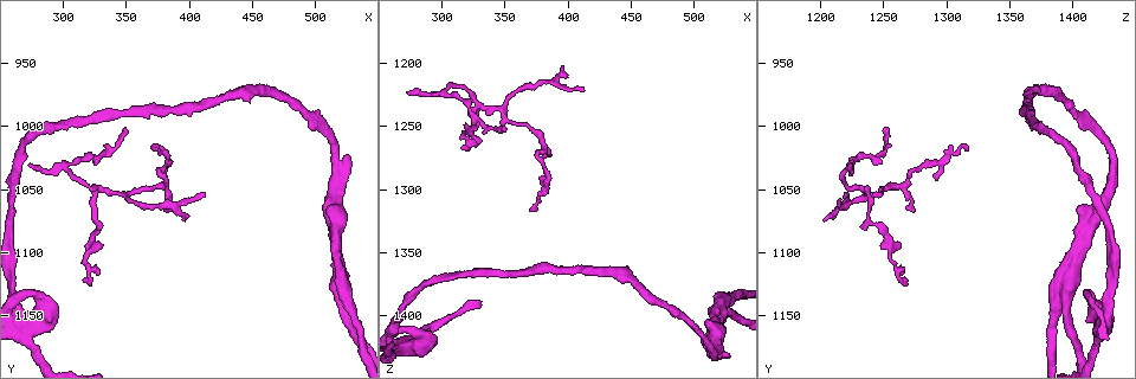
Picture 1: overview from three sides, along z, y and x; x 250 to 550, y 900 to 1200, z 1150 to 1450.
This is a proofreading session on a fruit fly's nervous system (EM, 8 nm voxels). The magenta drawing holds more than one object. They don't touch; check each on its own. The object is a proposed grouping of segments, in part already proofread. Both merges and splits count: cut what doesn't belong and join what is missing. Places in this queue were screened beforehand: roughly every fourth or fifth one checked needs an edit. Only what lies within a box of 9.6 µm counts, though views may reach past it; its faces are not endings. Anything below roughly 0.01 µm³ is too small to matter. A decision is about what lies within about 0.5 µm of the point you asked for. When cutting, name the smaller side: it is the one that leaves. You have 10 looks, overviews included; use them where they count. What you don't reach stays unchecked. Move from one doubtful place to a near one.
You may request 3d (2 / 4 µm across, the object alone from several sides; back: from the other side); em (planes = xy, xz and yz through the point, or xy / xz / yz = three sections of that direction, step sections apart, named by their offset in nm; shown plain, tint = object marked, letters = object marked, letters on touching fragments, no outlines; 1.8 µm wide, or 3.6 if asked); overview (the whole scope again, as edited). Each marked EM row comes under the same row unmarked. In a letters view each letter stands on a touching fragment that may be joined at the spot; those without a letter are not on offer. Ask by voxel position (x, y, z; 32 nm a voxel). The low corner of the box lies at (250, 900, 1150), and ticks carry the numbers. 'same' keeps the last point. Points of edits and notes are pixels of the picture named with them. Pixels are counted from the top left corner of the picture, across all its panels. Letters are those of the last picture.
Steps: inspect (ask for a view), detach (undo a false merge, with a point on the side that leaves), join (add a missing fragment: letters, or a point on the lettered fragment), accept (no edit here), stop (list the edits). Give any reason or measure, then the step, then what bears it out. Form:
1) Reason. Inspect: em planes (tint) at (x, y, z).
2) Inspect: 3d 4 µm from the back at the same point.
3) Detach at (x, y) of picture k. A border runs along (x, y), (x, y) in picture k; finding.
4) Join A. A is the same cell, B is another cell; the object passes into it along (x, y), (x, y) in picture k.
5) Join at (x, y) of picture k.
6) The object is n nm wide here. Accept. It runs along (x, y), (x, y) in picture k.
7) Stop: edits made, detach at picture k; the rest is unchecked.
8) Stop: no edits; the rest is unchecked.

Side arm on a straight run. Inspect: 3d 2 µm at (326, 1050, 1228).

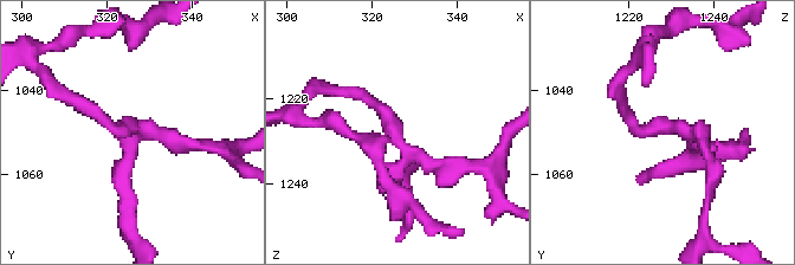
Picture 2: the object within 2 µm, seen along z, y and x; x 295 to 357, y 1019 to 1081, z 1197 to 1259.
3 arms meet here; need the tissue. Inspect: em planes (tint) at (326, 1049, 1230).

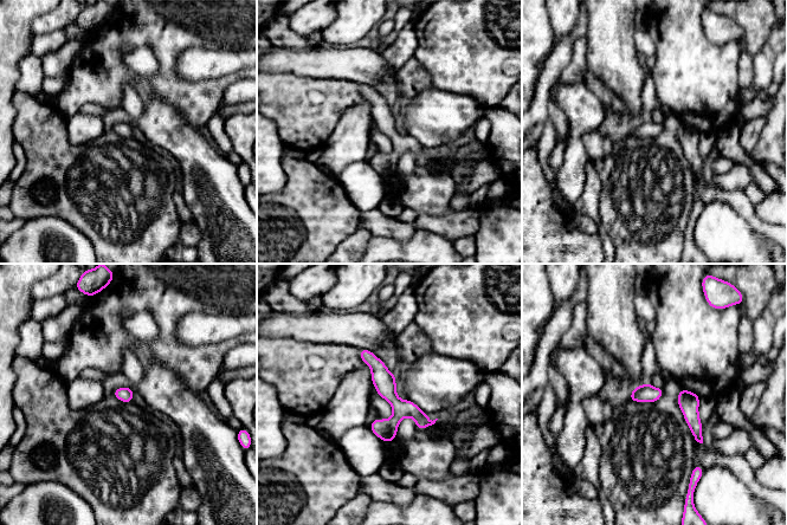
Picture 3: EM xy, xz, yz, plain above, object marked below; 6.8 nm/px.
See the neighbours. Inspect: em planes (letters) at the same point.

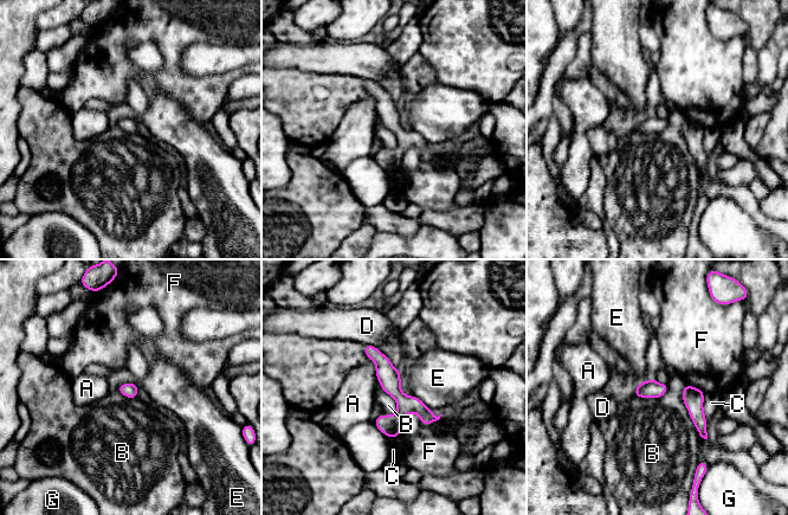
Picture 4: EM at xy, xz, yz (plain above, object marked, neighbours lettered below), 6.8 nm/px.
The object is 100 nm wide here. Accept. A, B, C, D, E, F and G are other cells; all the same neuron.

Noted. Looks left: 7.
Tapers out. Inspect: em planes (letters) at (396, 1076, 1204).

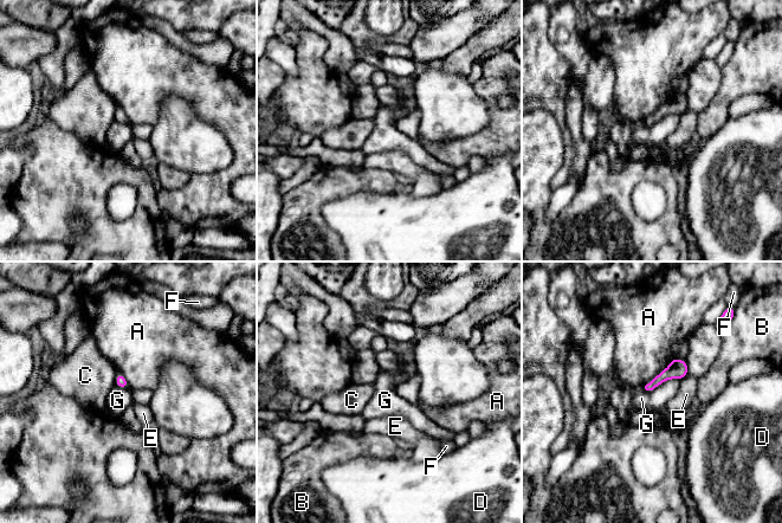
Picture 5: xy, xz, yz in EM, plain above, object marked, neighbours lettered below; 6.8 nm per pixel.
The object is 80 nm wide here. Accept. A, B, C, D, E, F and G are other cells; a border runs along (679, 380), (644, 388) in picture 5; none of them fits.

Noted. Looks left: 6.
Tapers out. Inspect: 3d 2 µm from the back at (272, 1030, 1224).

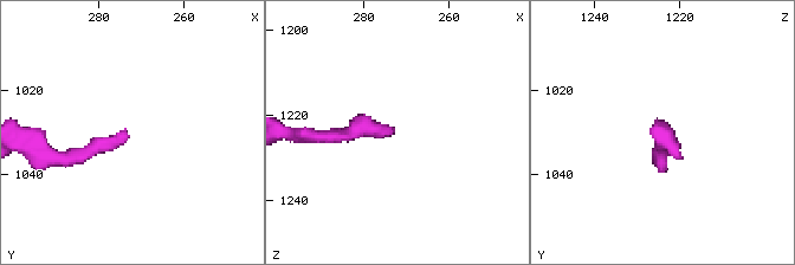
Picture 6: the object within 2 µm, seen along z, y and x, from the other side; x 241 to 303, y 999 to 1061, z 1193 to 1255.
Inspect: em xy step 16 (tint) at (274, 1030, 1225).

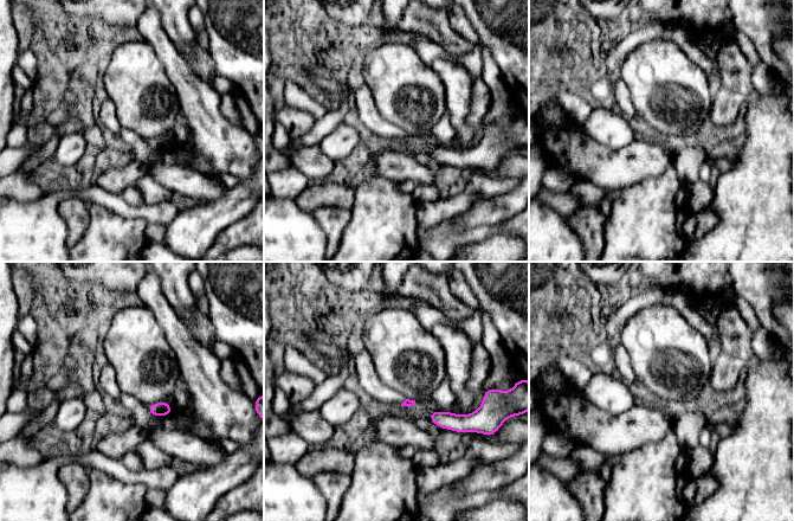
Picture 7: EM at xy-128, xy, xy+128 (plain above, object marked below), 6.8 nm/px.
Cut it another way. Inspect: em planes (letters) at the same point.

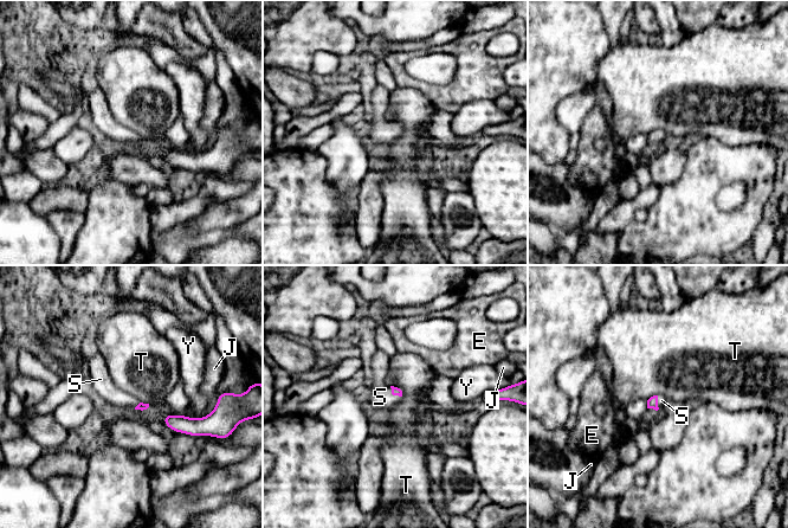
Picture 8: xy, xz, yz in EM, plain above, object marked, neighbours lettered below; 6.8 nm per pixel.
Join S. S is the same cell, E, J, T and Y are other cells; the object passes into it along (395, 391), (393, 394), (380, 397) in picture 8; it goes on there.

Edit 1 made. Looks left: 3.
Redraw. Inspect: overview.

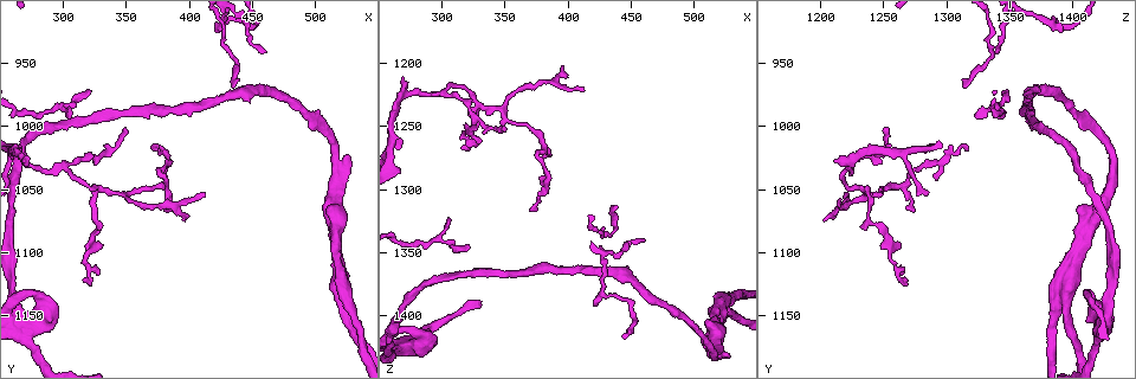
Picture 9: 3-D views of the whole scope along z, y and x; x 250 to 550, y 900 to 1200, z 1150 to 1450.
Thick turns thin. Inspect: em yz step 16 (tint) at (270, 1156, 1426).

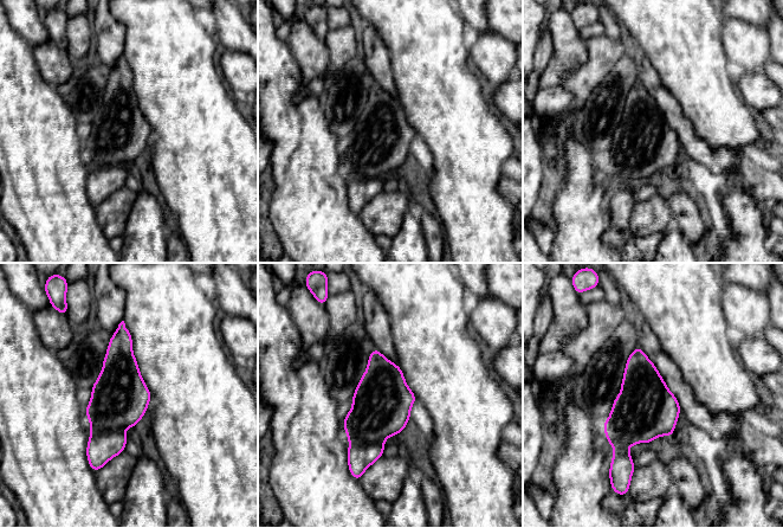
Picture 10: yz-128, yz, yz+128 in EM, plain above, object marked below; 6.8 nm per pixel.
Cut it another way. Inspect: em planes (letters) at the same point.

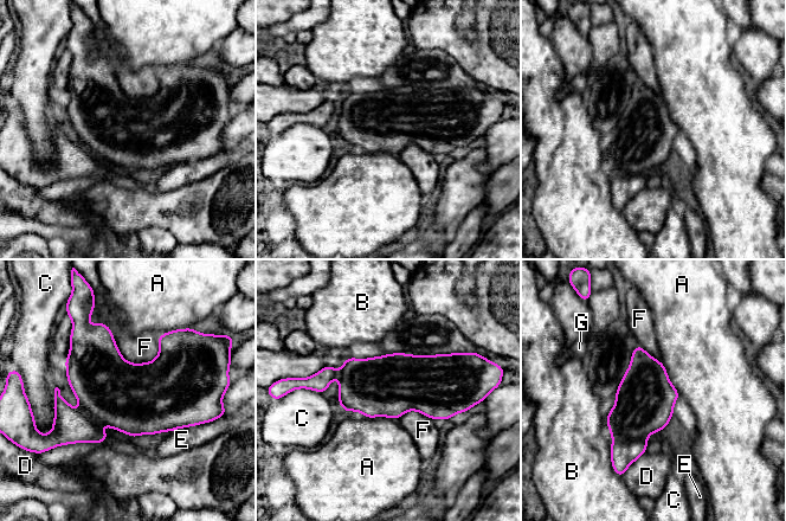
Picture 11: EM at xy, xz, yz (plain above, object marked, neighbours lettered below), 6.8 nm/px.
The object is 400 nm wide here. Accept. A, B, C, D, E, F and G are other cells; continuous, no second neuron.

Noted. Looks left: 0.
Stop: edits made, join at picture 8; the rest is unchecked.

